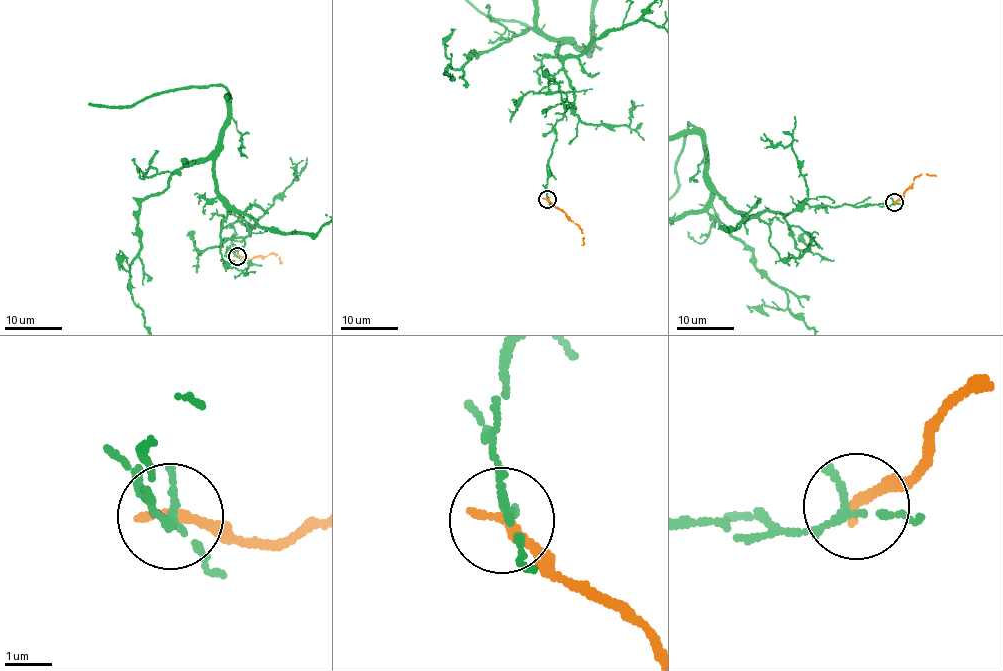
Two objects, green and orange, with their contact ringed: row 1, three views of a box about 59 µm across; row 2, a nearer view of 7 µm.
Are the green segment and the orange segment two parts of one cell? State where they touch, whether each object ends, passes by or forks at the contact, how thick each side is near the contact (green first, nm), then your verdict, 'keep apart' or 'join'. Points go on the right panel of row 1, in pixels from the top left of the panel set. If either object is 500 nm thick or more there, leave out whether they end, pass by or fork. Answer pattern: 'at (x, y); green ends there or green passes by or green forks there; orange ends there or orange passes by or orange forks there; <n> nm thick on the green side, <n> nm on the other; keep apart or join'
at (894, 202); green passes by; orange ends there; 150 nm thick on the green side, 240 nm on the other; keep apart

